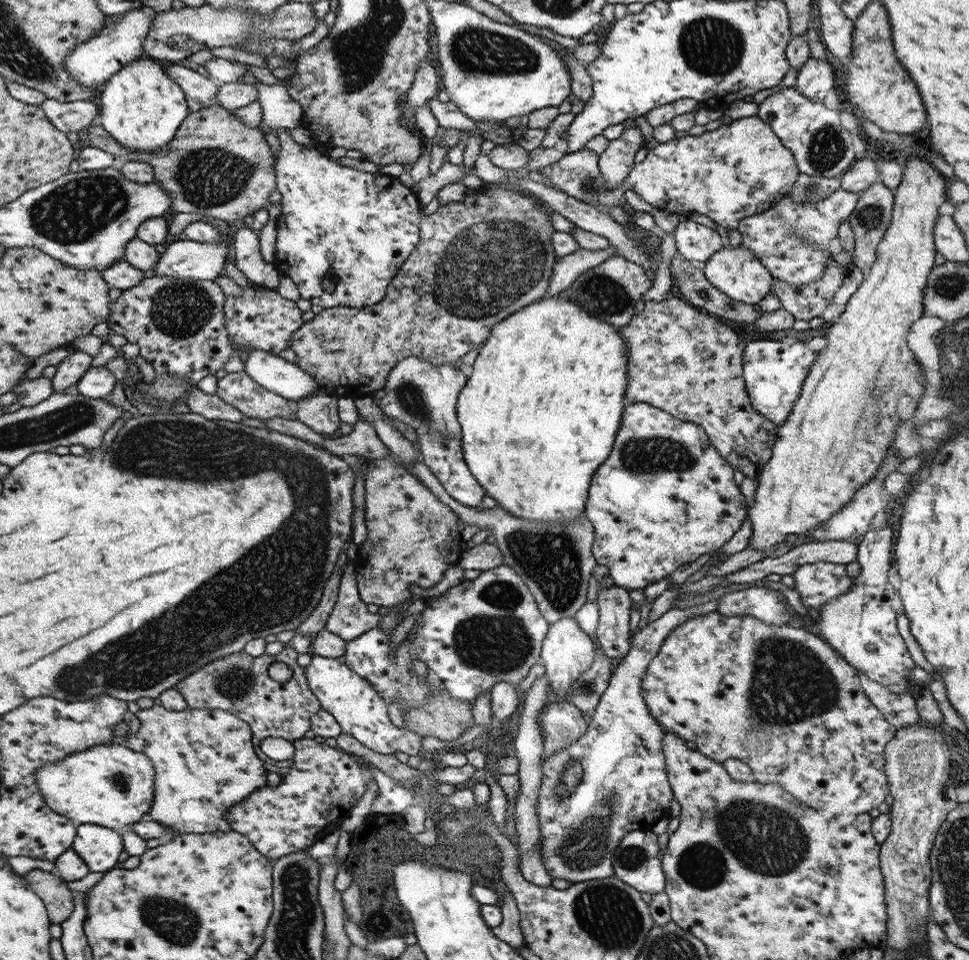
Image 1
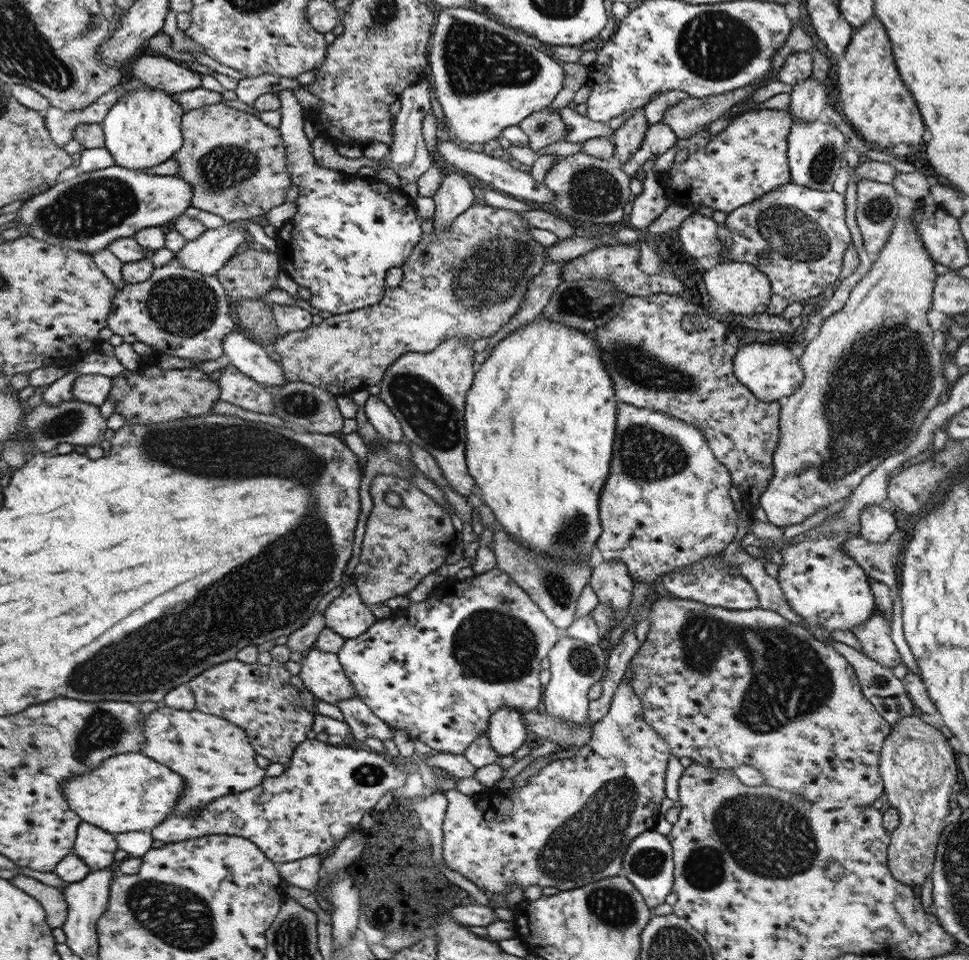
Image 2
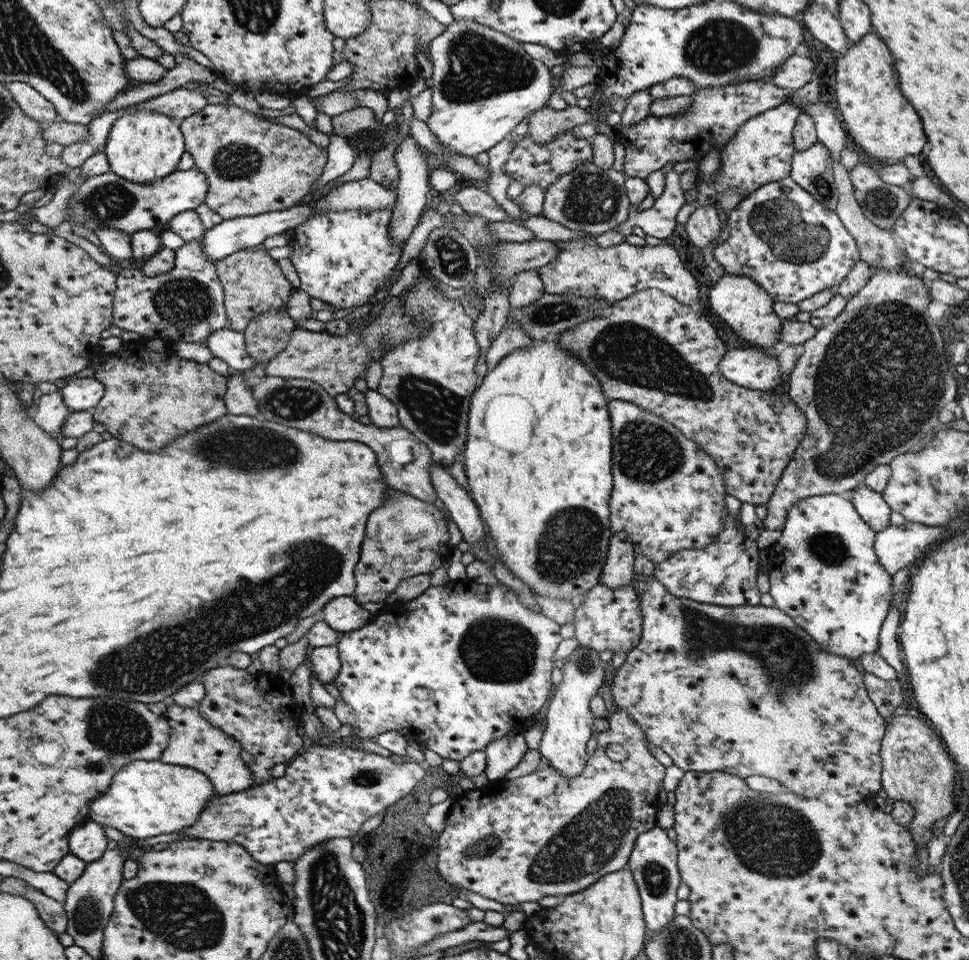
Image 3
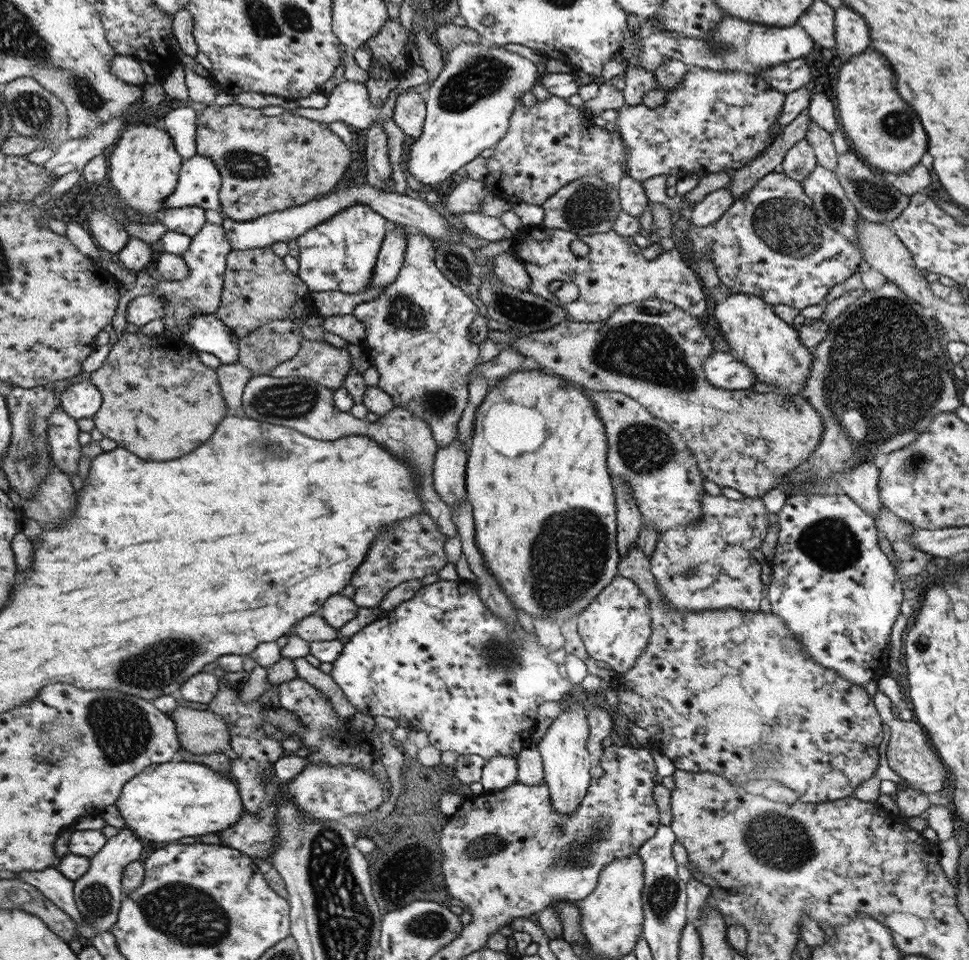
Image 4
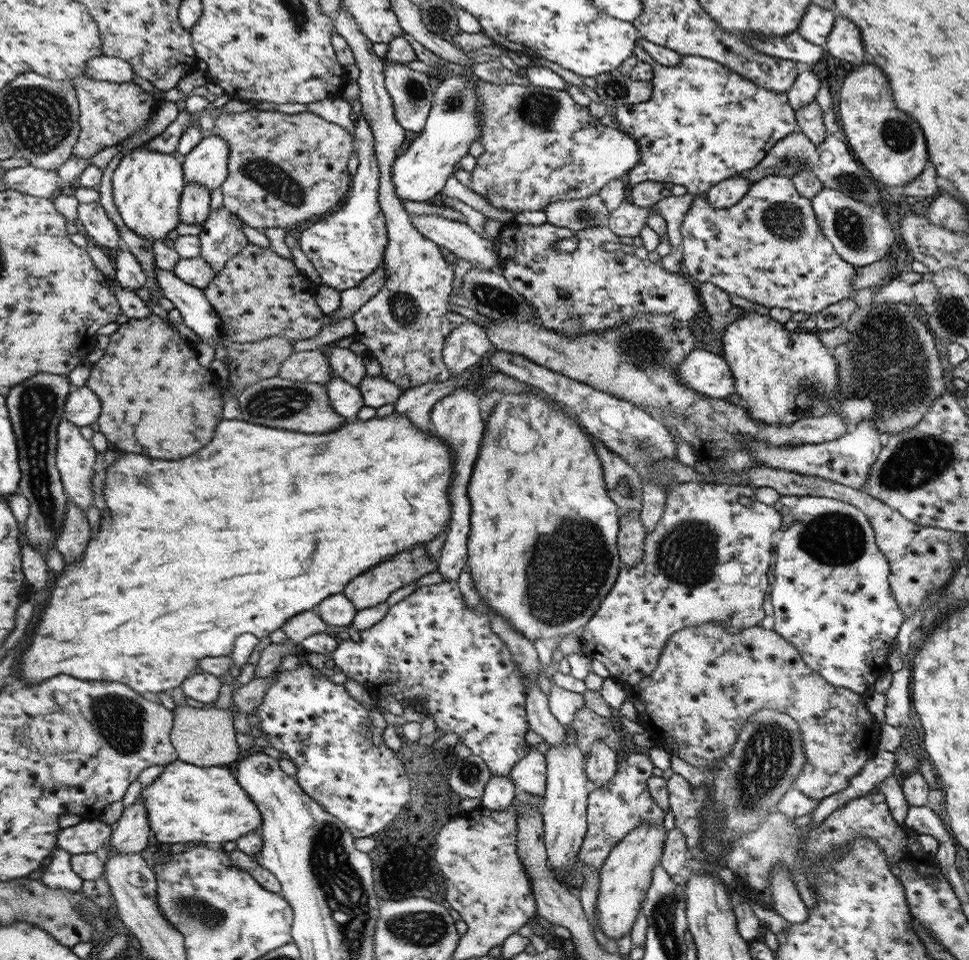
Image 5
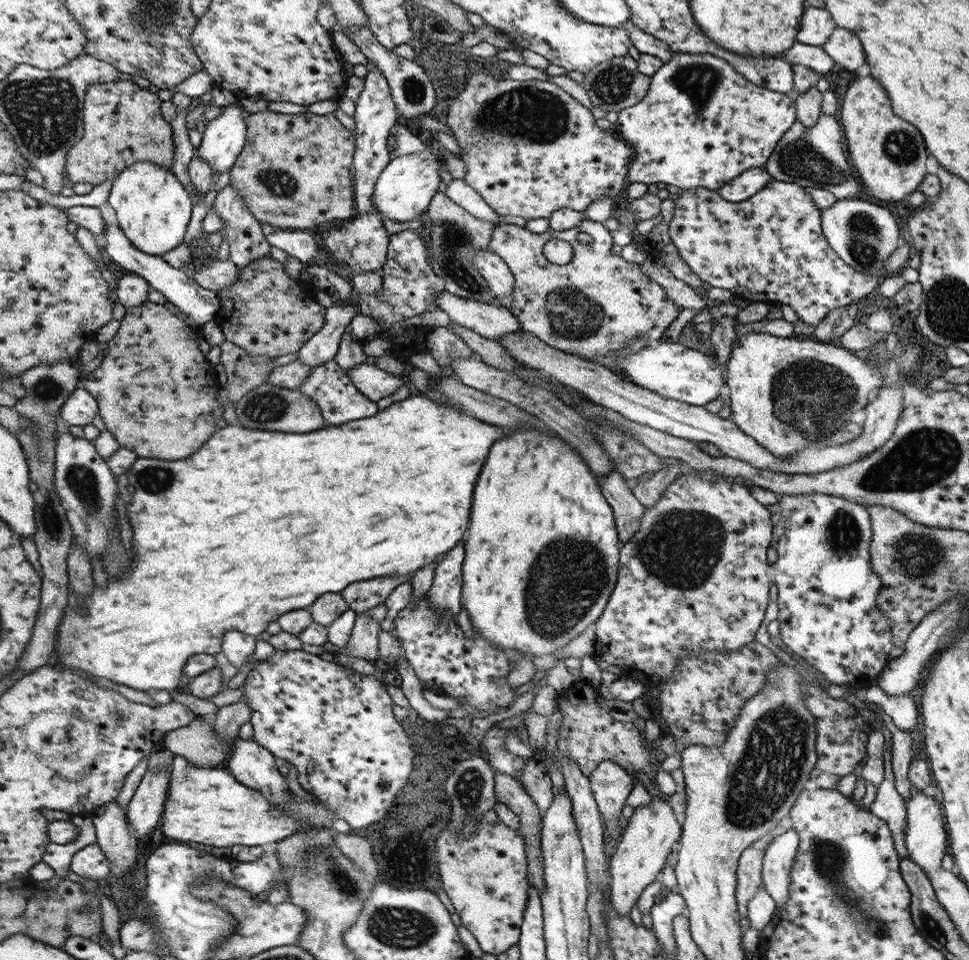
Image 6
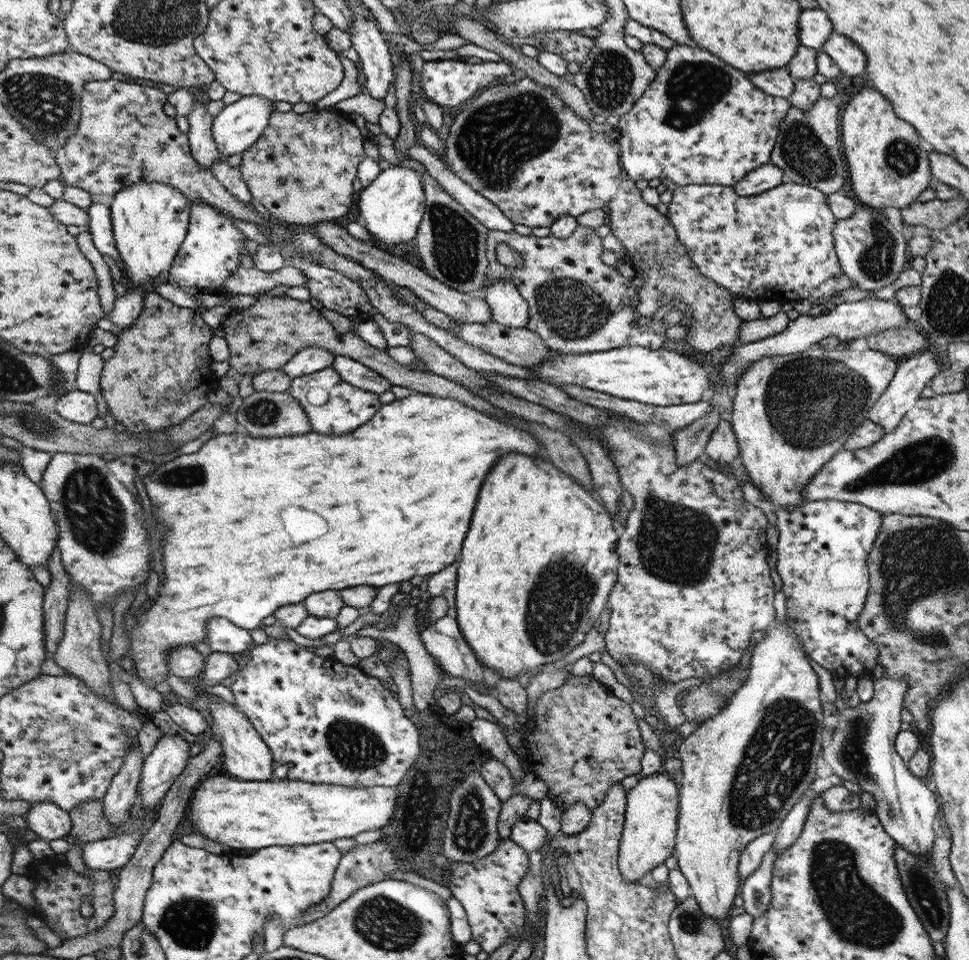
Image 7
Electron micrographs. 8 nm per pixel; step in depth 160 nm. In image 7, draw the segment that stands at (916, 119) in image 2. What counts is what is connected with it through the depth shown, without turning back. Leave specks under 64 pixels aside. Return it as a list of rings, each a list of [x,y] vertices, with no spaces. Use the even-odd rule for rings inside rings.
[[[865,87],[864,90],[854,95],[842,112],[840,126],[842,126],[840,134],[842,134],[842,146],[844,146],[843,157],[849,173],[847,189],[855,194],[863,204],[876,210],[883,210],[887,206],[903,209],[916,202],[916,198],[933,184],[934,177],[929,165],[928,148],[926,152],[920,148],[920,144],[924,142],[918,140],[916,130],[908,122],[898,118],[890,102],[875,88]]]

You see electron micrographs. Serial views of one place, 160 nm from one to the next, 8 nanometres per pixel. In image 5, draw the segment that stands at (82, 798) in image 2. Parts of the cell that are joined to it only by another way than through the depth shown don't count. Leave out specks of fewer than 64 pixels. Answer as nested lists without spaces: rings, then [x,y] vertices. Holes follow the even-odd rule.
[[[179,758],[166,765],[166,769],[158,776],[154,783],[142,789],[138,800],[142,800],[148,811],[151,831],[159,842],[176,844],[202,844],[221,847],[224,843],[236,841],[248,832],[254,832],[263,826],[261,814],[251,796],[239,785],[239,781],[230,769],[224,766],[194,766]]]

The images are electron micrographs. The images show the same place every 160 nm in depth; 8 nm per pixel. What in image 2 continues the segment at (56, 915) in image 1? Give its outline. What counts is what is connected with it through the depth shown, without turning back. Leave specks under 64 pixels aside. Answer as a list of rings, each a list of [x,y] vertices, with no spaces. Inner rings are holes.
[[[16,874],[10,880],[20,890],[38,899],[39,903],[47,910],[47,919],[52,928],[60,928],[67,920],[67,899],[62,889],[44,884],[33,877]]]

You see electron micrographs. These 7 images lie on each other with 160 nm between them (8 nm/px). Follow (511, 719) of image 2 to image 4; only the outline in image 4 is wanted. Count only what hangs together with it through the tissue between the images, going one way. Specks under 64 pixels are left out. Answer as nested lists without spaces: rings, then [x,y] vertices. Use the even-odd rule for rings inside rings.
[[[495,756],[484,765],[480,782],[484,791],[498,793],[517,782],[519,756]]]

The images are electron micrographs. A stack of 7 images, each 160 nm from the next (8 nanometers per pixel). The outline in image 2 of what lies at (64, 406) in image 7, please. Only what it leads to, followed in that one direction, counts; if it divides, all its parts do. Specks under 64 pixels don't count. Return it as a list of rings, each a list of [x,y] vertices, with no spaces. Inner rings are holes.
[[[87,374],[75,380],[71,391],[74,399],[100,407],[110,397],[112,384],[109,376]]]

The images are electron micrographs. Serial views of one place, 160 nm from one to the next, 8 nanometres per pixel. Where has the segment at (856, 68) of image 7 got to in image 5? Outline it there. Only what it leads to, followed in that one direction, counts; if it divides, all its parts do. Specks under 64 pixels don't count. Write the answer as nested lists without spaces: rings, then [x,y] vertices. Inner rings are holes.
[[[843,16],[835,17],[834,26],[824,50],[828,51],[832,57],[850,62],[855,66],[860,66],[866,56],[862,38],[860,38],[860,30],[856,28],[854,22],[850,22]]]

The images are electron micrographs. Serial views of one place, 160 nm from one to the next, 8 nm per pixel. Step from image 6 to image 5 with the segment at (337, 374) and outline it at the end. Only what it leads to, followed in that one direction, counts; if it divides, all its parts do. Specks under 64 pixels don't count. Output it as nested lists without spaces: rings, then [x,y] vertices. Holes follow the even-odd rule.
[[[334,376],[326,387],[327,394],[330,395],[330,403],[335,407],[335,411],[348,420],[354,420],[354,416],[364,406],[359,387],[352,386],[338,376]]]

